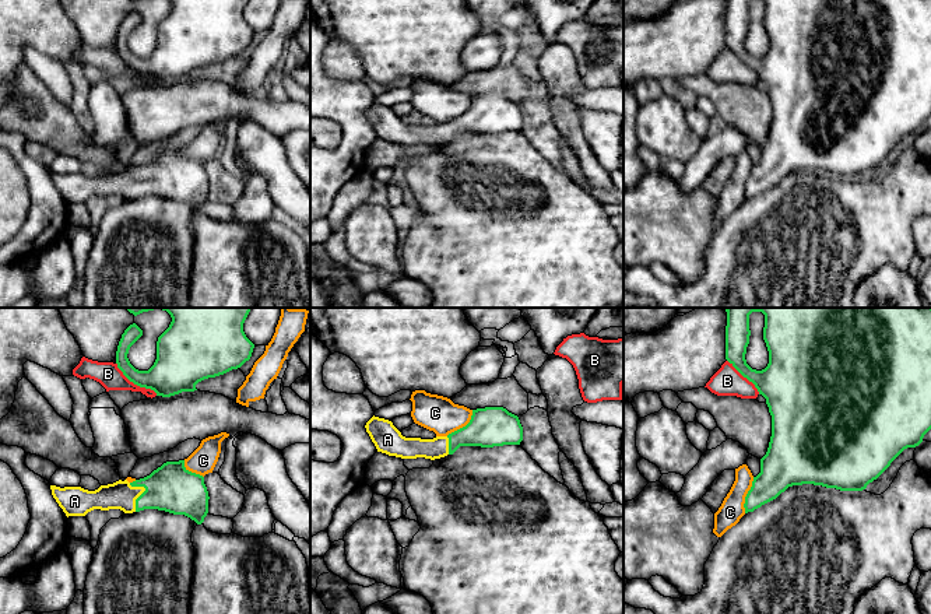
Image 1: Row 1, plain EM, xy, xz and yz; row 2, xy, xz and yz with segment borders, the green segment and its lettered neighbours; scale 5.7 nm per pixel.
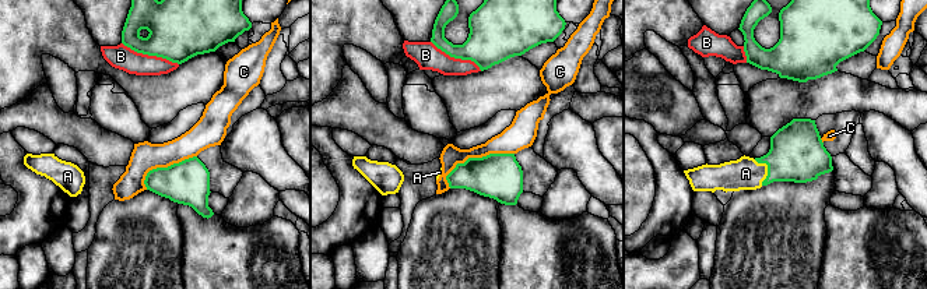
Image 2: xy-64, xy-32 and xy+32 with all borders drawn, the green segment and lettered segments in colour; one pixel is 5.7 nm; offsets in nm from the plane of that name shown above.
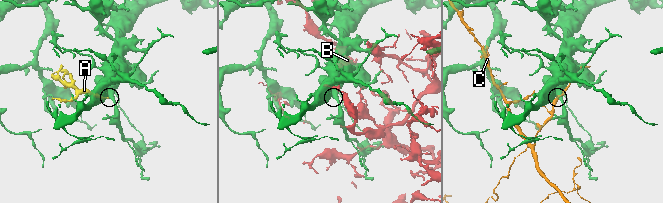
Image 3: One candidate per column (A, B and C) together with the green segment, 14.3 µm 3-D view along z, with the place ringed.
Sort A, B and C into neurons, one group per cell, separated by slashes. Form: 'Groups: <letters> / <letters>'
Groups: A / B / C

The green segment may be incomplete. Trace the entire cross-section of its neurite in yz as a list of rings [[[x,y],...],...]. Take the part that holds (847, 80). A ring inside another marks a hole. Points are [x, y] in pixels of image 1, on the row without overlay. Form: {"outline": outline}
{"outline": [[[727,0],[726,46],[766,85],[772,102],[772,123],[766,141],[760,145],[760,159],[753,164],[745,183],[745,200],[776,186],[788,173],[814,171],[840,178],[863,178],[876,166],[890,150],[907,134],[916,134],[931,116],[931,0],[763,0],[763,27],[769,38],[765,56],[752,56],[745,46],[749,31],[749,1]]]}

